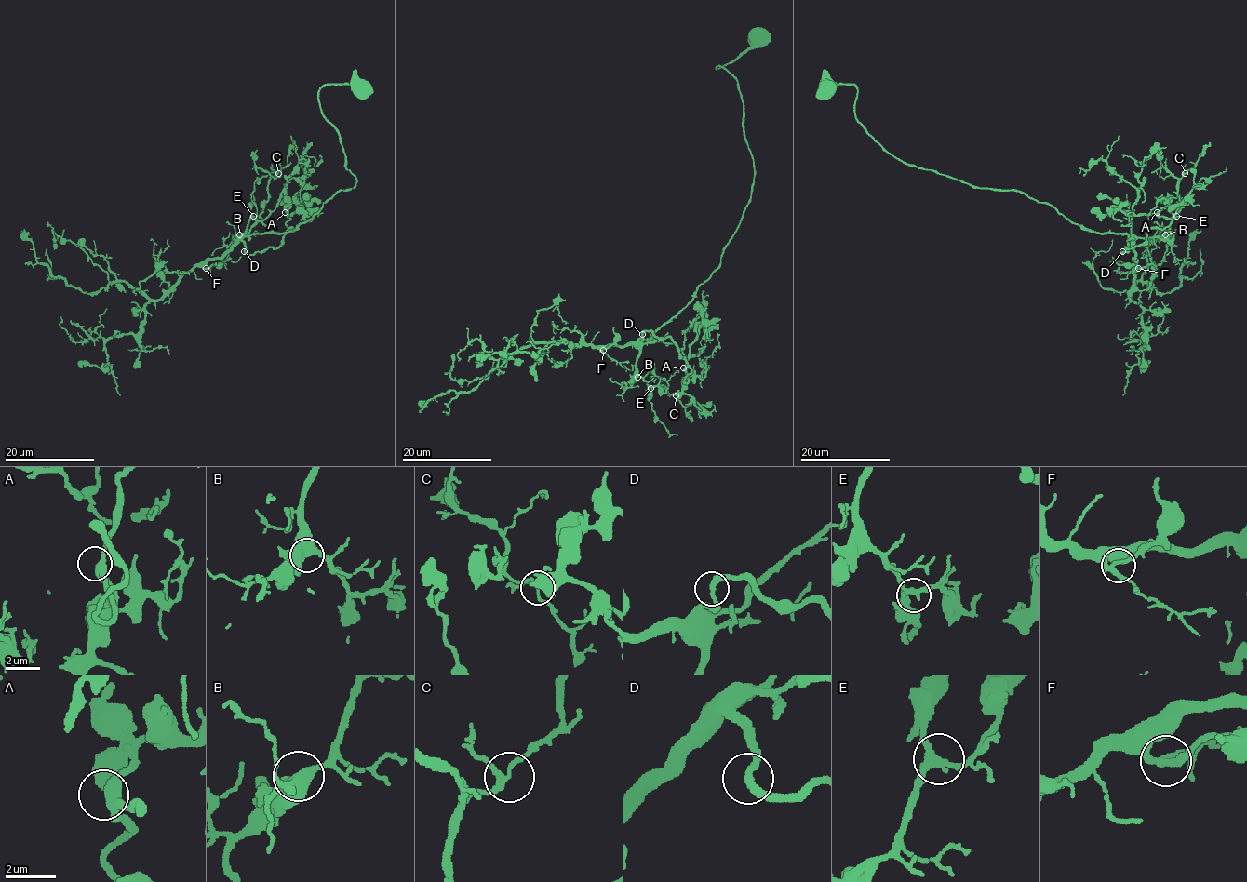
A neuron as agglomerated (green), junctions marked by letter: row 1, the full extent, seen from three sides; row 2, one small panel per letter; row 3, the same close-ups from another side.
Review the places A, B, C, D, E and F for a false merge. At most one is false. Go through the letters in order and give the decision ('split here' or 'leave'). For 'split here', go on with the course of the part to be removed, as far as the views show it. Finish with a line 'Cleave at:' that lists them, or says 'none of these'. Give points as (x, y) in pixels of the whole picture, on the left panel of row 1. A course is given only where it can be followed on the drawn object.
A: leave
B: leave
C: leave
D: leave
E: leave
F: leave
Cleave at: none of these

